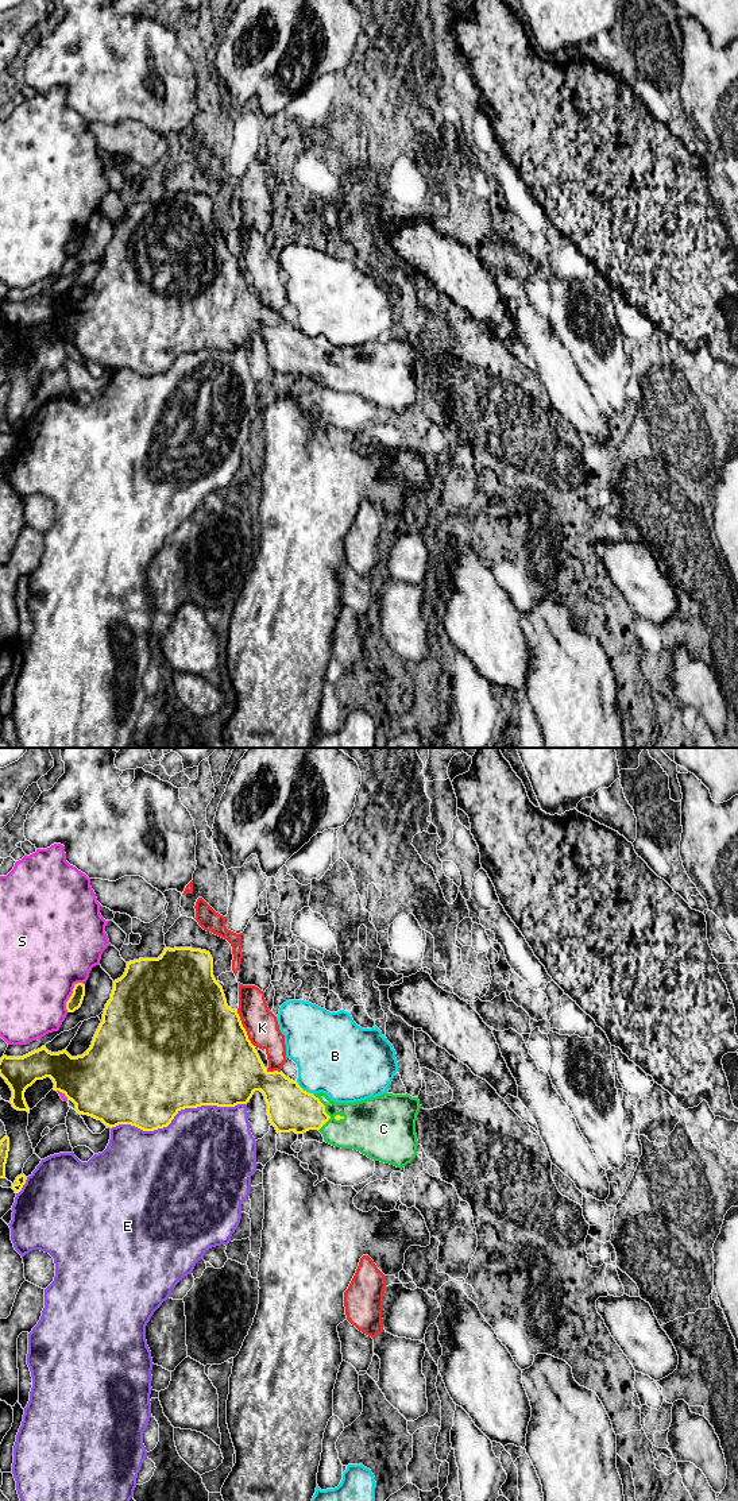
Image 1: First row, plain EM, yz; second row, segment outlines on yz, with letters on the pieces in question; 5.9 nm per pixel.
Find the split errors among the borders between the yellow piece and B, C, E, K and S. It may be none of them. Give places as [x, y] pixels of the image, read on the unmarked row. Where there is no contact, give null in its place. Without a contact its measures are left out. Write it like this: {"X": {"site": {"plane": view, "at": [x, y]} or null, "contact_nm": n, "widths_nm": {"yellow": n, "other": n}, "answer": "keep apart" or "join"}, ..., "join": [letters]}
{"B": {"site": {"plane": "yz", "at": [305, 335]}, "contact_nm": 140, "widths_nm": {"yellow": 280, "other": 420}, "answer": "keep apart"}, "C": {"site": {"plane": "yz", "at": [325, 357]}, "contact_nm": 220, "widths_nm": {"yellow": 280, "other": 280}, "answer": "join"}, "E": {"site": {"plane": "yz", "at": [177, 357]}, "contact_nm": 800, "widths_nm": {"yellow": 500, "other": 460}, "answer": "keep apart"}, "K": {"site": {"plane": "yz", "at": [244, 273]}, "contact_nm": 240, "widths_nm": {"yellow": 500, "other": 200}, "answer": "keep apart"}, "S": {"site": {"plane": "yz", "at": [72, 238]}, "contact_nm": 200, "widths_nm": {"yellow": 90, "other": 460}, "answer": "keep apart"}, "join": ["C"]}

